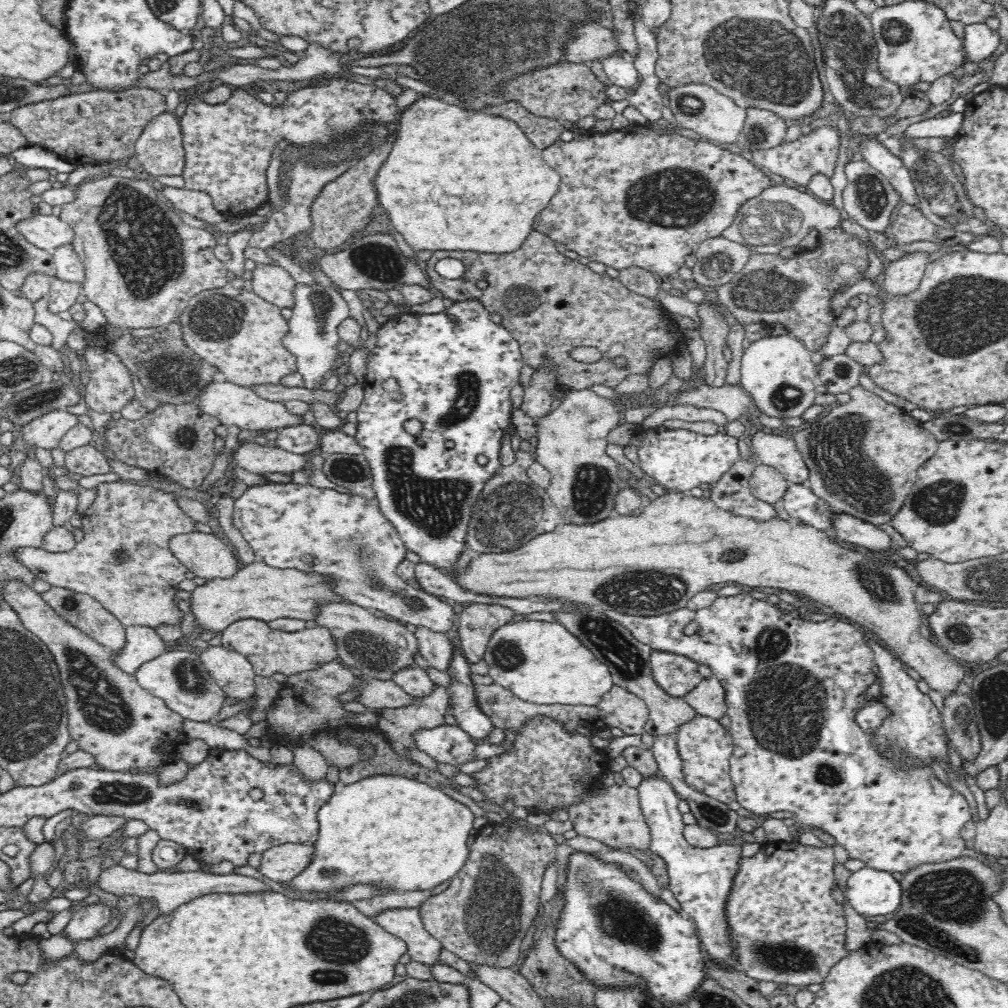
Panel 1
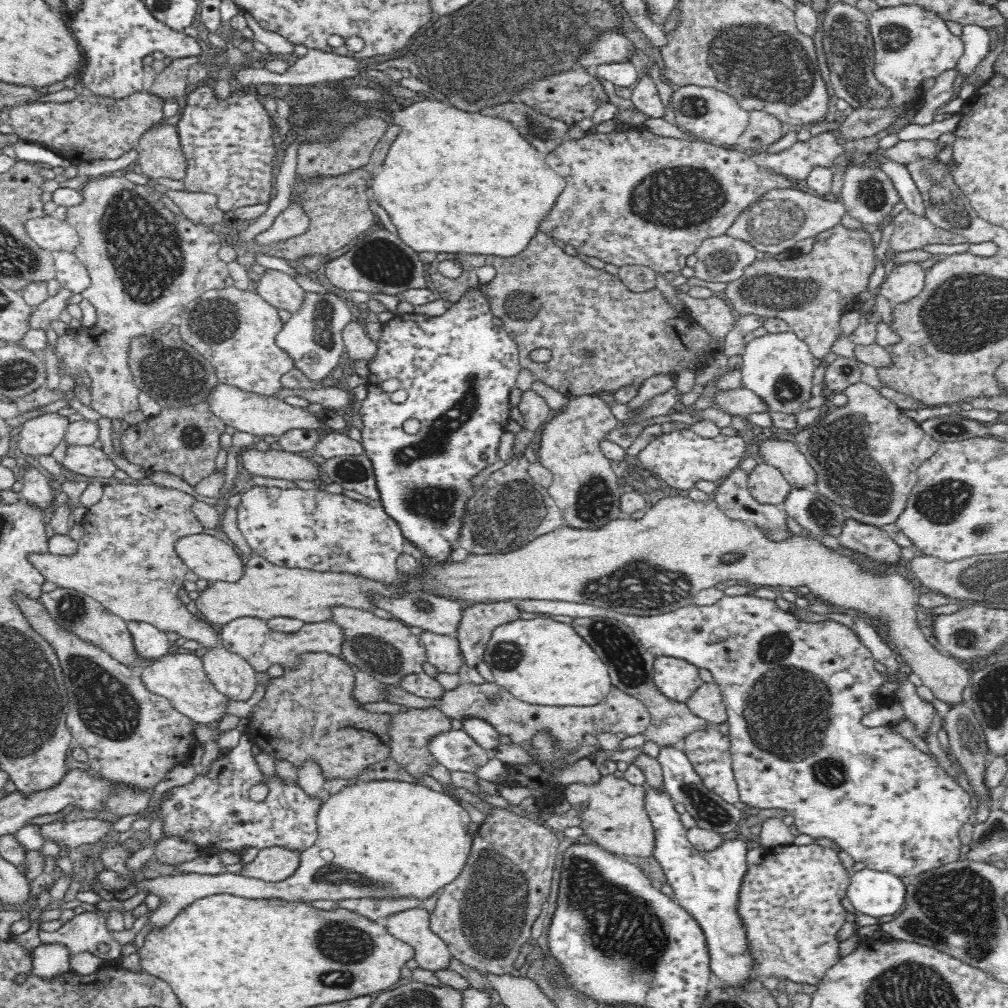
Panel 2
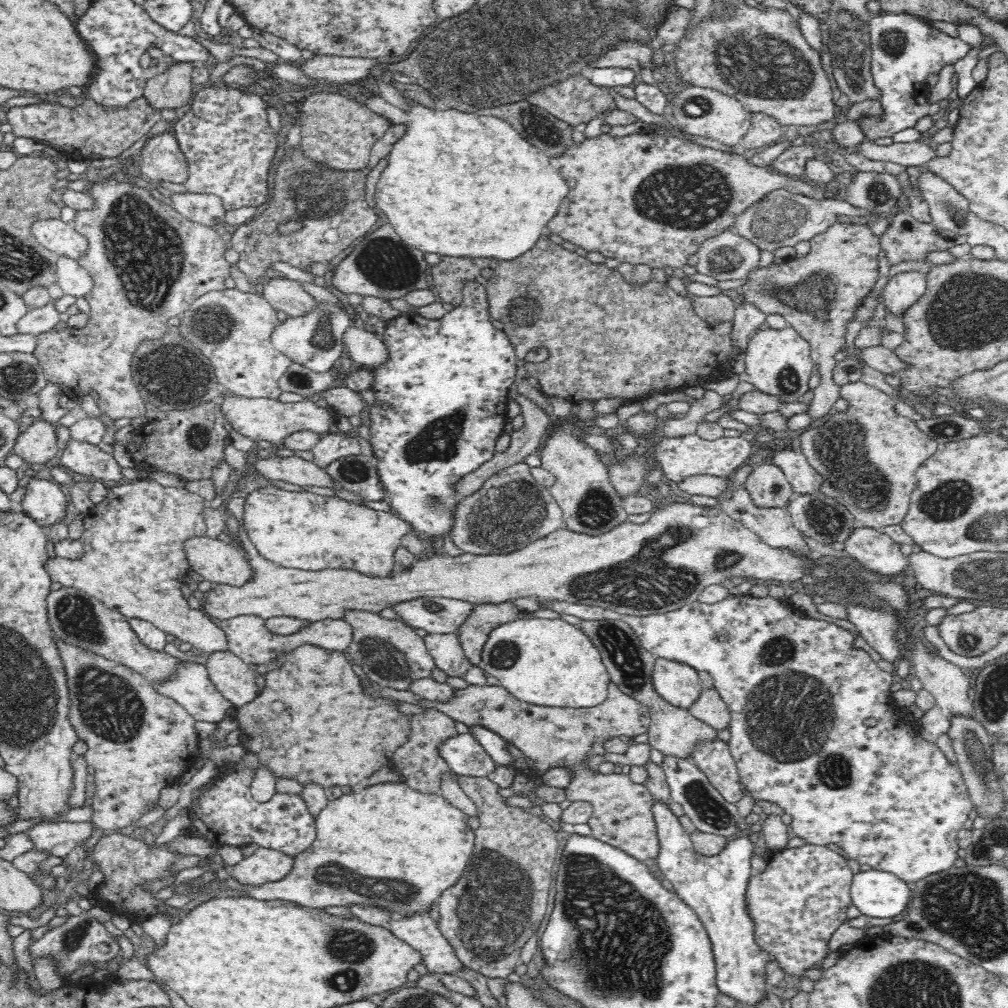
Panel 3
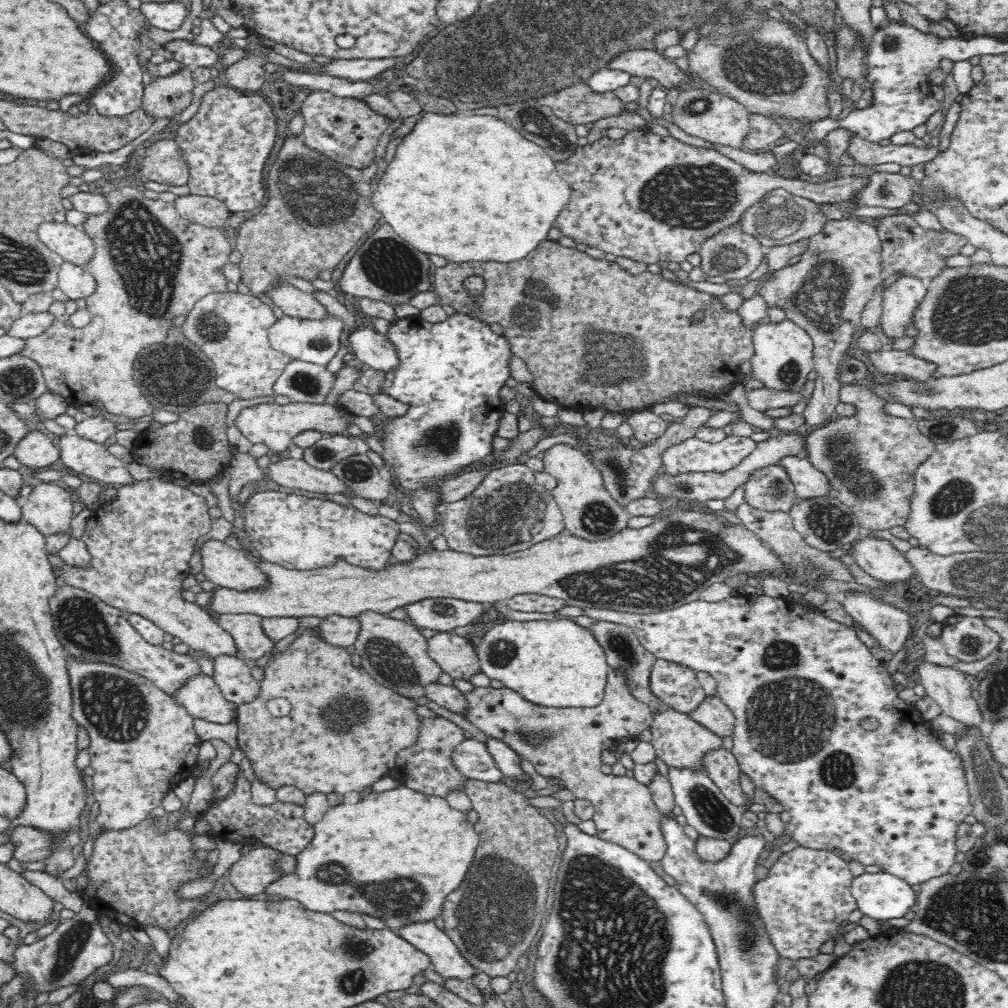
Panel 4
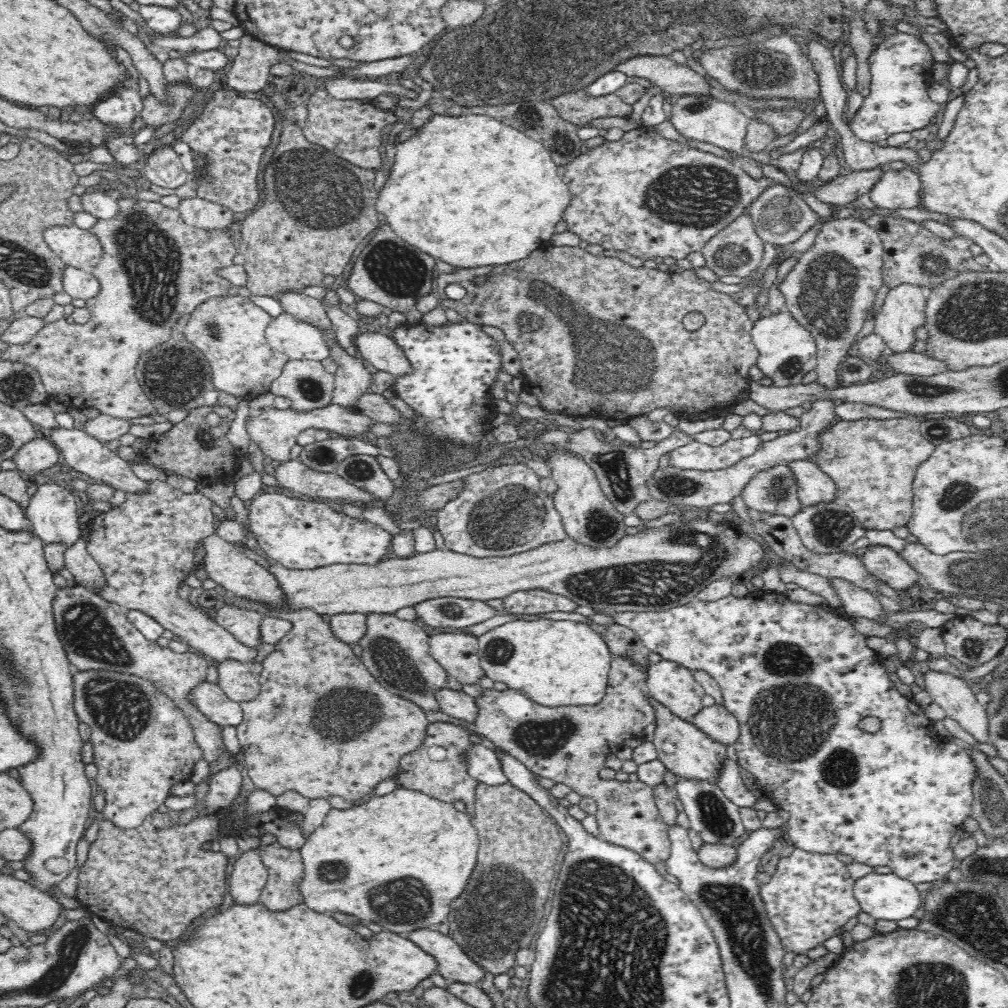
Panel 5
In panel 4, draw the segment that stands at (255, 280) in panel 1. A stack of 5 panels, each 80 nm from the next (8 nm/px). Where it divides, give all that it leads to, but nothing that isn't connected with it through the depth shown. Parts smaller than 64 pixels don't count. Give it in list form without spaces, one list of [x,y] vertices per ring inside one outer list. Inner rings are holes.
[[[284,284],[266,294],[284,315],[310,320],[326,320],[326,308],[312,293],[304,293],[290,284]]]

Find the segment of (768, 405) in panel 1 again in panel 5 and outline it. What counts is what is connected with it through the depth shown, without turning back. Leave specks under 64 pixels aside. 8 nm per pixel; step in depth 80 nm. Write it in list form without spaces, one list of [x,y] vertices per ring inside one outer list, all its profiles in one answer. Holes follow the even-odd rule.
[[[788,309],[756,320],[751,328],[751,337],[759,352],[756,366],[776,386],[785,387],[798,384],[805,374],[817,368],[818,347],[814,335],[806,330],[806,327],[802,326]]]

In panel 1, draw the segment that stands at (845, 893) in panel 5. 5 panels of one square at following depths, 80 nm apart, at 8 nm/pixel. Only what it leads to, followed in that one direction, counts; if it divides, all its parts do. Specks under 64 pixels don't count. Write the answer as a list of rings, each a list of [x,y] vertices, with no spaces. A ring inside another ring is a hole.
[[[798,840],[792,842],[770,842],[770,844],[762,844],[757,854],[752,857],[742,858],[740,860],[740,872],[734,878],[734,889],[732,890],[731,902],[729,903],[728,917],[730,917],[730,927],[734,933],[734,939],[738,941],[736,953],[740,955],[740,963],[742,963],[741,971],[746,975],[756,978],[759,981],[774,981],[778,985],[794,985],[799,987],[807,987],[810,984],[820,984],[828,974],[828,971],[840,962],[849,952],[844,948],[845,932],[847,931],[847,923],[845,922],[844,909],[834,900],[834,890],[838,888],[838,880],[834,874],[836,868],[836,856],[834,850],[828,845],[823,848],[816,846],[805,846]]]

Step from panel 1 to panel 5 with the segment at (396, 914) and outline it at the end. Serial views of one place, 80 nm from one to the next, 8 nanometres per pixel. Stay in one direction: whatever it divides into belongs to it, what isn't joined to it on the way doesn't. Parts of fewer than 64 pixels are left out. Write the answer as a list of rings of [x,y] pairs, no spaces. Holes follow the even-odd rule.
[[[420,928],[400,935],[412,939],[422,950],[434,955],[438,961],[438,972],[448,982],[479,985],[484,982],[486,974],[490,973],[474,962],[449,934],[444,935],[436,929]]]

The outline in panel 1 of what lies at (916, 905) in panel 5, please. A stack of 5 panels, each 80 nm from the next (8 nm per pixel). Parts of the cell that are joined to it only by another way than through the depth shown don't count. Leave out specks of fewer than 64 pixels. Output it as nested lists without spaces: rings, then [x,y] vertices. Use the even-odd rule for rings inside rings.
[[[865,866],[847,879],[846,899],[858,914],[886,916],[900,909],[902,885],[892,874]]]

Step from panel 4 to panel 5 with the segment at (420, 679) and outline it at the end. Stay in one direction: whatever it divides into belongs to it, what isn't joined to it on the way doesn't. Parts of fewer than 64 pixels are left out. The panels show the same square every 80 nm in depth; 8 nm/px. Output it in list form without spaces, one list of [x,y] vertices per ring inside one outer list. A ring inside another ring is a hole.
[[[393,614],[368,616],[366,635],[357,643],[362,647],[366,668],[390,693],[416,704],[424,712],[440,712],[435,692],[448,689],[448,673],[430,655],[430,630],[426,630],[426,624],[400,620]]]

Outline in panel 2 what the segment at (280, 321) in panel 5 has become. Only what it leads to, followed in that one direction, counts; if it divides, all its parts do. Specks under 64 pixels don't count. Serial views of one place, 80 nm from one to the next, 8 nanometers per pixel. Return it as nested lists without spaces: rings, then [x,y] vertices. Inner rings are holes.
[[[307,292],[307,298],[298,312],[283,324],[274,337],[276,346],[281,348],[295,366],[304,371],[310,379],[324,379],[336,366],[344,352],[342,330],[352,322],[352,313],[344,299],[332,293]]]

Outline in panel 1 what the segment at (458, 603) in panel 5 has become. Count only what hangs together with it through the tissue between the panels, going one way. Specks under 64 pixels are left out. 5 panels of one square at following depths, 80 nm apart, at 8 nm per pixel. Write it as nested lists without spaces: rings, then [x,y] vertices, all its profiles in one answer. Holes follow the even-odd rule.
[[[274,483],[248,487],[233,502],[232,524],[238,529],[254,551],[256,558],[264,559],[274,568],[291,568],[301,571],[330,573],[338,579],[336,591],[347,601],[365,609],[380,610],[390,620],[402,624],[414,624],[436,633],[456,629],[459,605],[439,598],[402,579],[397,573],[399,562],[407,552],[396,527],[380,510],[379,504],[359,494],[342,493],[330,488],[318,488],[310,484]]]

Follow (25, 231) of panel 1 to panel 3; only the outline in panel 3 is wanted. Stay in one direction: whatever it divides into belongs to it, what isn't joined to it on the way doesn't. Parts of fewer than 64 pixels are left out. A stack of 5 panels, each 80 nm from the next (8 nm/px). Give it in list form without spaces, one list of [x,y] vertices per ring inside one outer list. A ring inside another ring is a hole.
[[[60,219],[40,220],[32,228],[36,240],[48,250],[72,260],[81,260],[88,254],[88,239],[72,223]]]

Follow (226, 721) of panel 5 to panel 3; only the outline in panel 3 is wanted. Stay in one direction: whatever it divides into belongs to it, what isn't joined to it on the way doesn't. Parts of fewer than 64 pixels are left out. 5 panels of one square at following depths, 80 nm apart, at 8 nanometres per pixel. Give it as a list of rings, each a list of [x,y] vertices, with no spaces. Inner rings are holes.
[[[184,661],[178,676],[155,689],[182,705],[195,720],[222,722],[232,704],[211,682],[206,666]]]

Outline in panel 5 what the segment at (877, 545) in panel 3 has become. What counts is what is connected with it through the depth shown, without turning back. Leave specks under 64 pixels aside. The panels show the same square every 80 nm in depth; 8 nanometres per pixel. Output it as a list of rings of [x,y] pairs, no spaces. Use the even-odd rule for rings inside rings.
[[[867,546],[862,561],[870,573],[895,590],[908,592],[907,588],[912,588],[918,580],[922,580],[921,575],[895,550],[886,546]]]

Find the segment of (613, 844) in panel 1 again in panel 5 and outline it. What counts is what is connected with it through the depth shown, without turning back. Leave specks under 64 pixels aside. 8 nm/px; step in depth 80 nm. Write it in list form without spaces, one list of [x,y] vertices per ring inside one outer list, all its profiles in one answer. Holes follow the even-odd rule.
[[[613,656],[609,686],[606,697],[598,704],[586,706],[541,706],[526,695],[513,689],[498,692],[486,689],[484,695],[475,699],[480,716],[476,718],[476,730],[495,744],[495,748],[514,758],[540,778],[548,778],[560,784],[566,784],[580,796],[590,796],[598,803],[599,834],[598,837],[610,844],[622,846],[637,852],[650,864],[666,862],[670,858],[672,841],[670,841],[669,824],[664,822],[660,814],[654,788],[640,780],[637,782],[620,782],[604,780],[599,776],[610,754],[615,754],[622,743],[630,743],[641,738],[642,730],[655,720],[655,702],[649,696],[646,687],[649,666],[639,664],[633,656]]]

